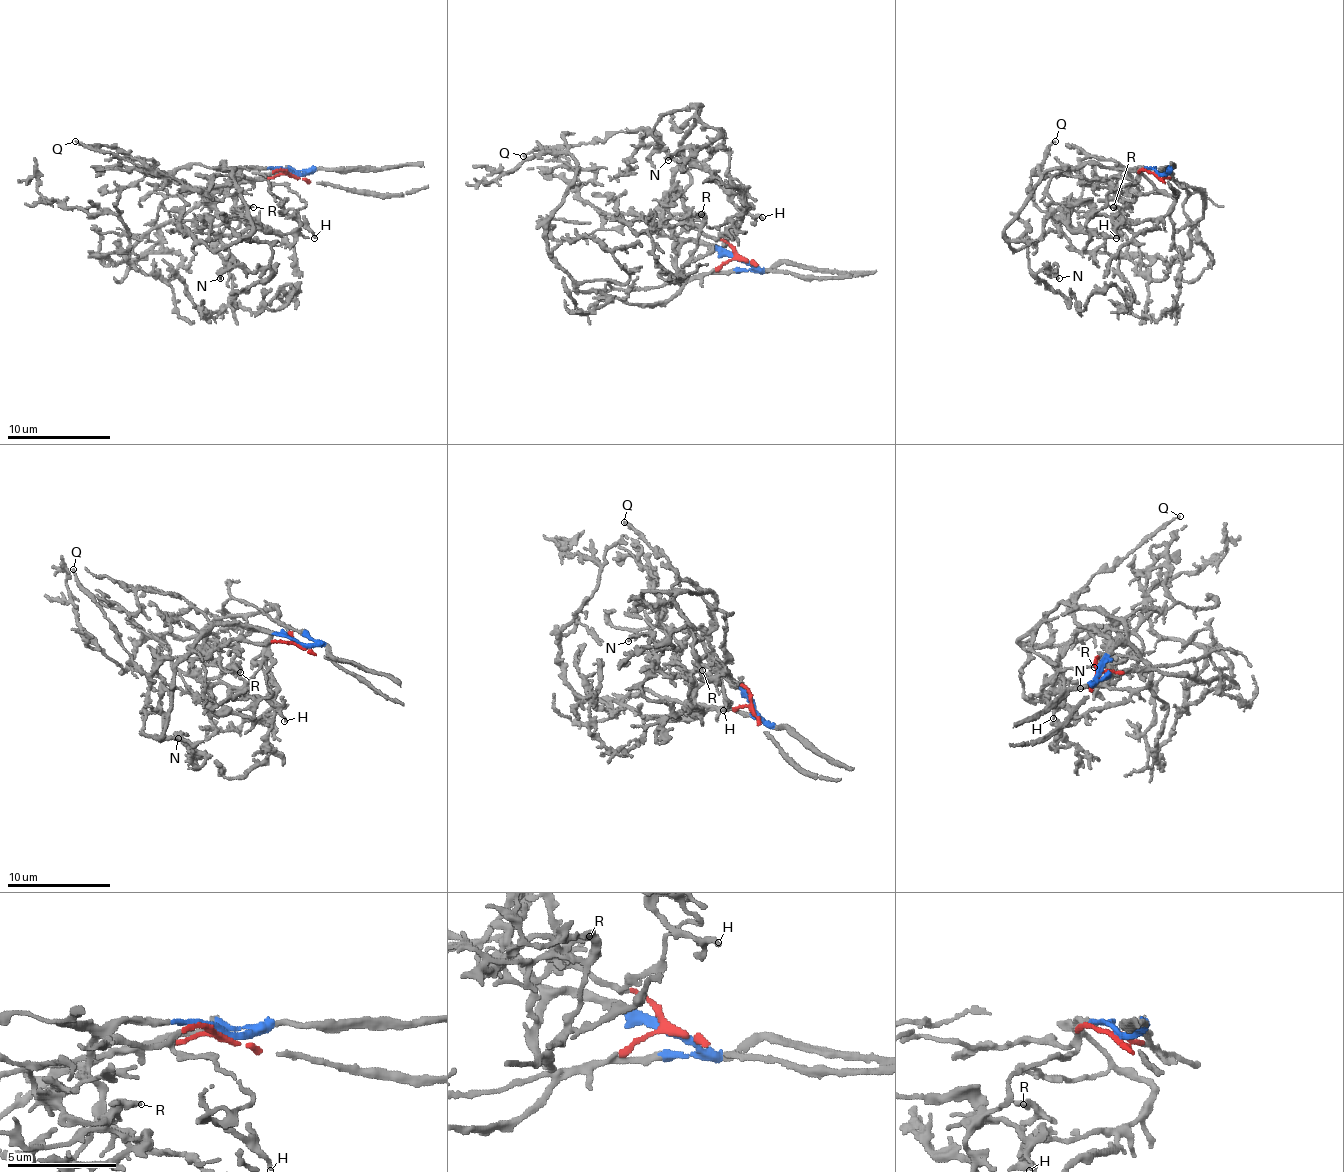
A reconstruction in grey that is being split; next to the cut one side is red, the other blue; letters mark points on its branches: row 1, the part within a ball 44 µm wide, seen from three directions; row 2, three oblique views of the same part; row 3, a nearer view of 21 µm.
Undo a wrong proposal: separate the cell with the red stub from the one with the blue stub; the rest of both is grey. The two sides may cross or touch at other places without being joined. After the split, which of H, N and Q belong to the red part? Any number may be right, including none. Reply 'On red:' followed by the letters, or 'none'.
On red: Q

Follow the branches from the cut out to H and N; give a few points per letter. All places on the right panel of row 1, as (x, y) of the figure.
H: (1158, 172), (1142, 167), (1067, 167), (1057, 172), (1047, 193), (1057, 203), (1093, 206), (1109, 219), (1116, 237)
N: (1158, 172), (1052, 167), (1005, 234), (1023, 240), (1028, 268), (1044, 278), (1047, 265), (1059, 278)

